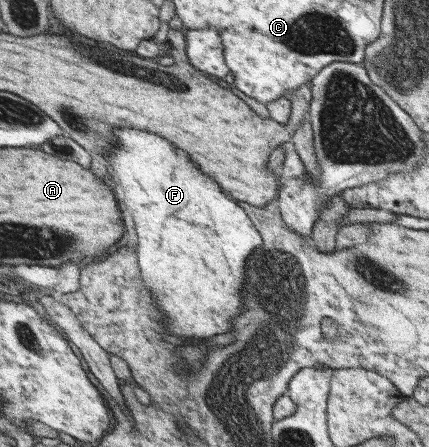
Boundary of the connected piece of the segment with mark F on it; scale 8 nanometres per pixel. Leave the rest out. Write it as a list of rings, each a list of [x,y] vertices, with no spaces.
[[[119,127],[118,129],[113,129],[117,135],[117,143],[113,147],[107,147],[105,149],[106,157],[106,166],[108,171],[115,173],[114,183],[120,185],[120,193],[124,195],[124,203],[129,212],[134,215],[134,224],[136,229],[138,229],[138,239],[136,247],[136,255],[139,259],[141,275],[144,275],[144,281],[146,285],[152,289],[154,297],[160,297],[156,299],[156,303],[160,305],[160,309],[164,311],[166,315],[166,321],[170,321],[170,331],[174,335],[182,335],[182,337],[196,337],[196,339],[204,339],[204,337],[214,337],[214,335],[220,335],[220,333],[228,333],[232,329],[232,319],[236,315],[240,315],[242,311],[242,287],[244,287],[244,277],[246,277],[246,261],[248,257],[252,257],[255,254],[258,248],[263,244],[263,234],[258,233],[258,228],[255,226],[255,222],[251,220],[251,217],[248,215],[247,211],[240,207],[237,199],[230,199],[222,189],[221,185],[216,183],[214,179],[210,179],[208,175],[204,175],[192,161],[190,161],[190,155],[182,149],[176,149],[170,141],[158,137],[158,135],[152,135],[148,133],[147,130],[142,129],[132,129],[131,127]]]

